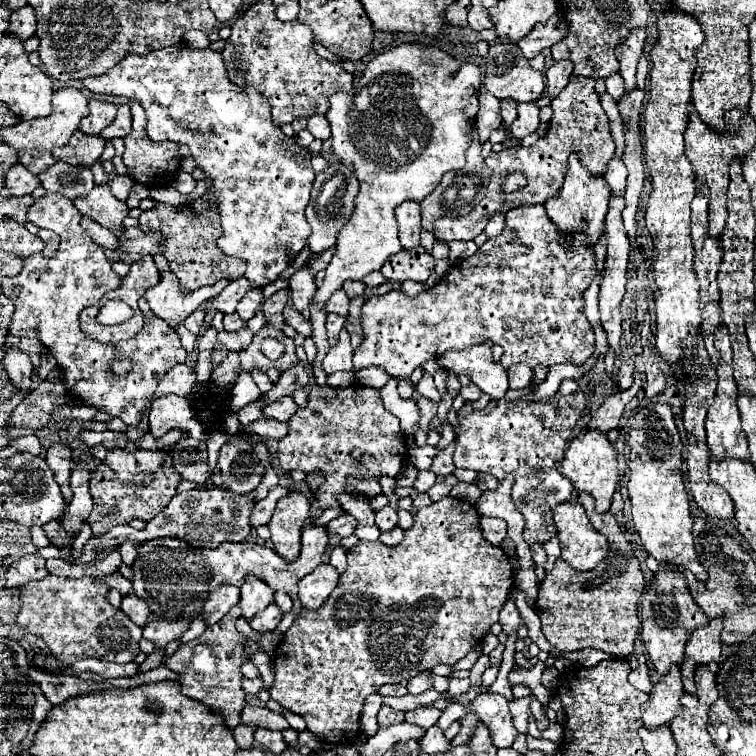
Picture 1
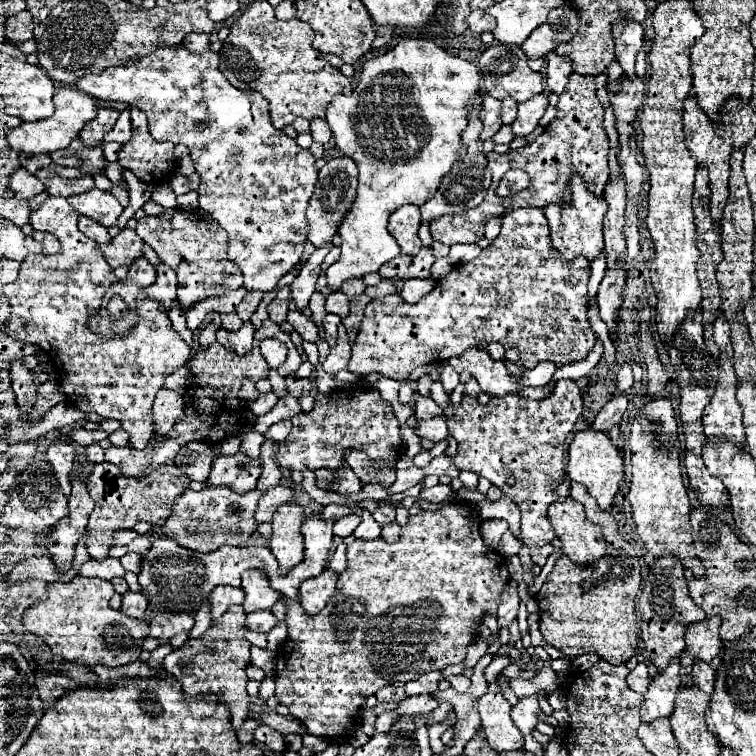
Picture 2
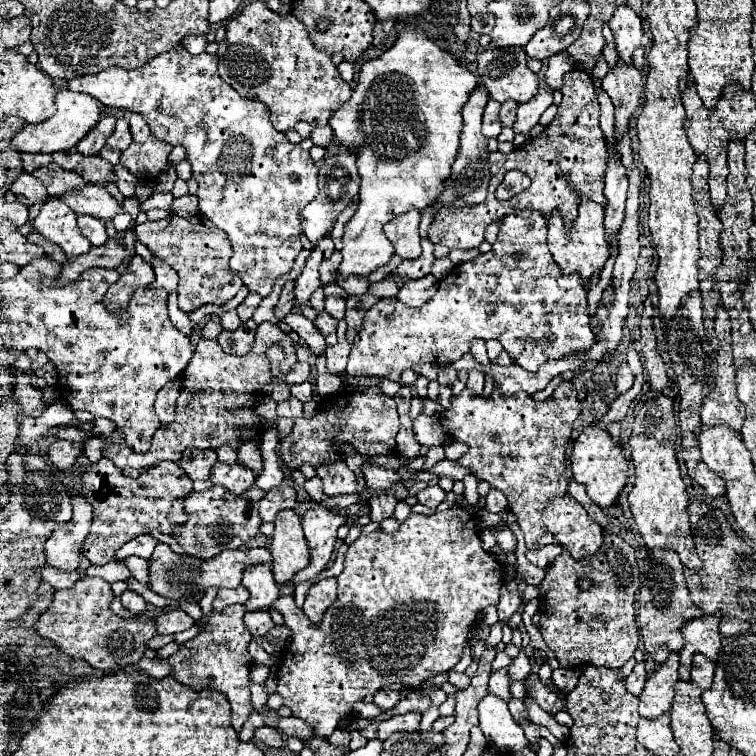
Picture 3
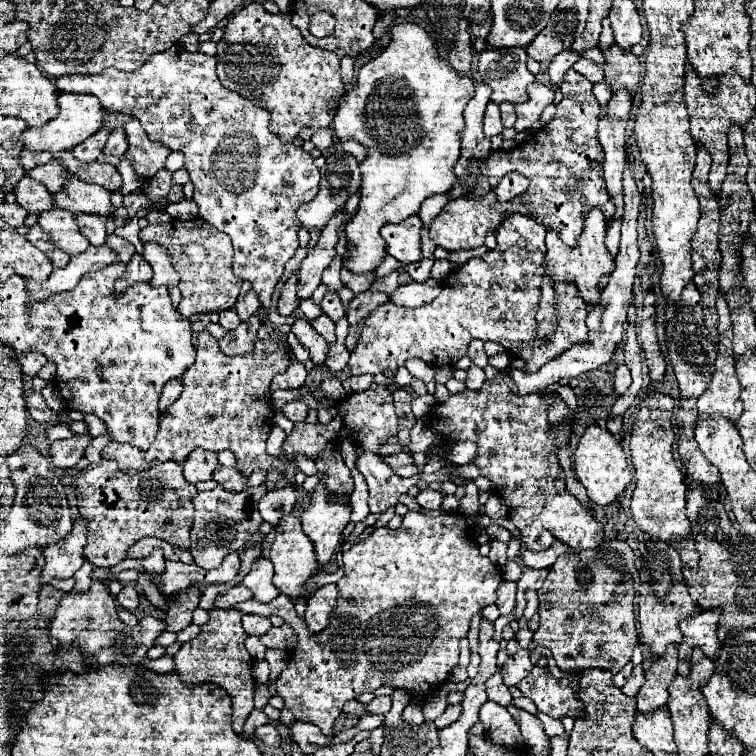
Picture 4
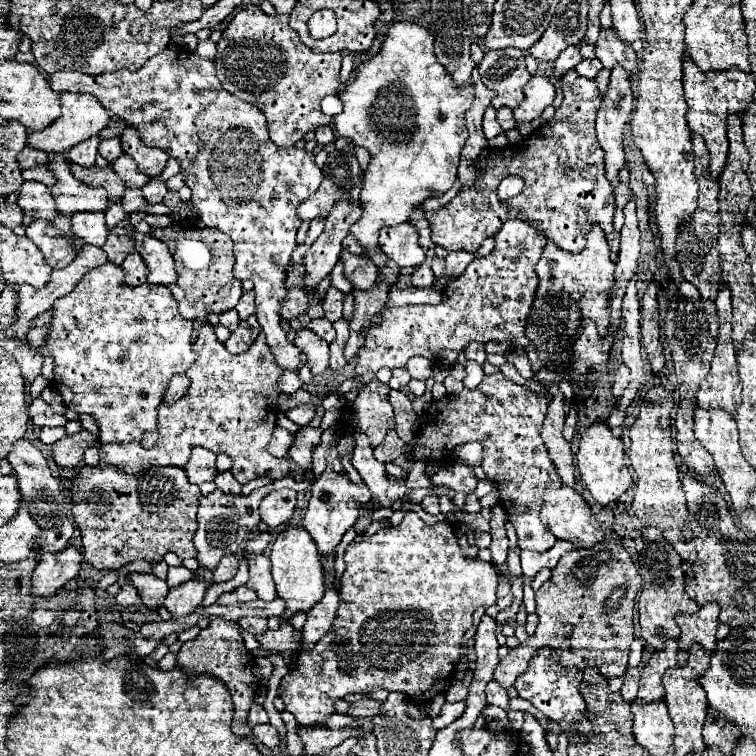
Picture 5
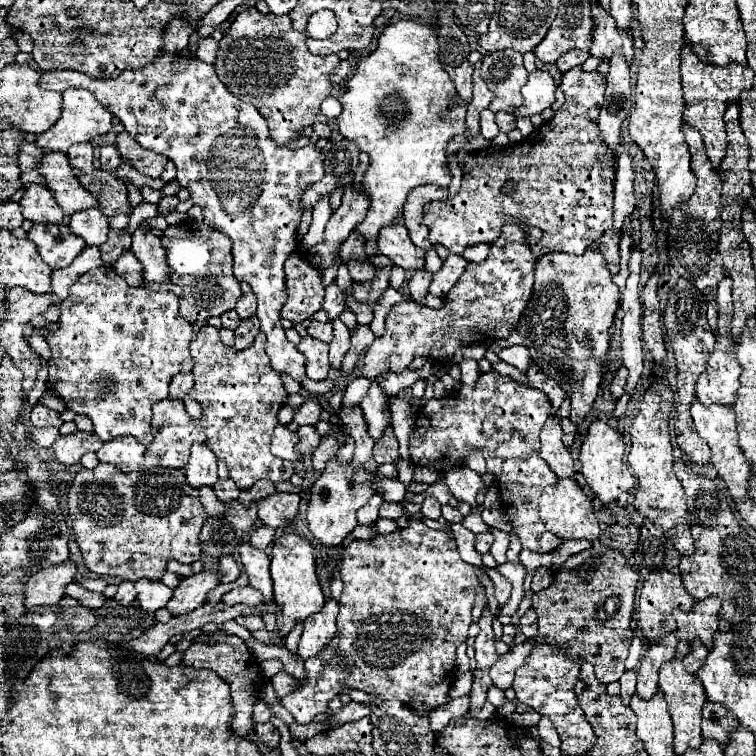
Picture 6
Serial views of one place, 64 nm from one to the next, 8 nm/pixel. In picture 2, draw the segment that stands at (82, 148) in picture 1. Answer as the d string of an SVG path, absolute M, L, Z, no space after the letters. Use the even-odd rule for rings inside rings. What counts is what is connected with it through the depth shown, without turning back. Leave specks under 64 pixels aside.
M76 138L66 150L56 150L50 154L52 162L58 166L68 166L68 168L78 168L86 176L96 176L102 174L108 166L104 160L104 154L100 148L84 148L80 140Z

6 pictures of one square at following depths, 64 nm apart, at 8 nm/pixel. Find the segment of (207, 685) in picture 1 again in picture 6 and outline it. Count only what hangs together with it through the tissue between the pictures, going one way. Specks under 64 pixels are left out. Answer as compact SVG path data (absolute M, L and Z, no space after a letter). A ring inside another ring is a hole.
M210 634L216 636L216 644L204 644L204 642L194 642L186 652L184 652L184 666L192 666L192 668L208 668L214 670L222 680L228 682L230 690L232 690L232 704L234 704L234 720L232 720L232 728L238 736L248 736L254 728L254 720L252 720L252 706L258 700L258 662L252 658L250 650L246 648L244 640L240 640L238 636L226 636L226 634Z

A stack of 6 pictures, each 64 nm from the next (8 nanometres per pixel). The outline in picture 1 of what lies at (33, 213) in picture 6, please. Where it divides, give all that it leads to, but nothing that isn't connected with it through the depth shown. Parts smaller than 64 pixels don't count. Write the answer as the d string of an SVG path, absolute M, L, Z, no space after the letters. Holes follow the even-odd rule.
M16 164L12 170L8 170L6 186L10 190L10 196L26 196L40 186L40 180L38 176L32 176L32 172L28 172L22 164Z

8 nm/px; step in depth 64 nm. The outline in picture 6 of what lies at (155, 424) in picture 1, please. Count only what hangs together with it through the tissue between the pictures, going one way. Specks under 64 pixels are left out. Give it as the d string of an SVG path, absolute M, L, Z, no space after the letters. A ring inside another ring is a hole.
M192 372L178 374L178 376L174 376L172 382L170 382L170 396L186 396L192 386L194 386L194 376L192 376Z

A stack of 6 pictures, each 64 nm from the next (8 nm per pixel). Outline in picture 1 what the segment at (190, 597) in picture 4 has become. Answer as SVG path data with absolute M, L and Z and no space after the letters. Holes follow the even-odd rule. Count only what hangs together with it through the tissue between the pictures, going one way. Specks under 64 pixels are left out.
M152 620L144 626L144 638L156 644L156 648L164 648L168 642L174 638L182 636L188 630L190 622L188 620Z

